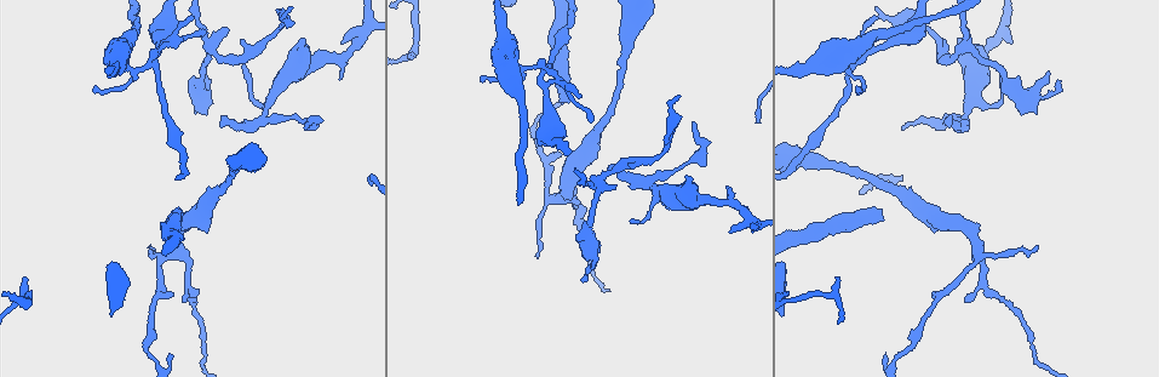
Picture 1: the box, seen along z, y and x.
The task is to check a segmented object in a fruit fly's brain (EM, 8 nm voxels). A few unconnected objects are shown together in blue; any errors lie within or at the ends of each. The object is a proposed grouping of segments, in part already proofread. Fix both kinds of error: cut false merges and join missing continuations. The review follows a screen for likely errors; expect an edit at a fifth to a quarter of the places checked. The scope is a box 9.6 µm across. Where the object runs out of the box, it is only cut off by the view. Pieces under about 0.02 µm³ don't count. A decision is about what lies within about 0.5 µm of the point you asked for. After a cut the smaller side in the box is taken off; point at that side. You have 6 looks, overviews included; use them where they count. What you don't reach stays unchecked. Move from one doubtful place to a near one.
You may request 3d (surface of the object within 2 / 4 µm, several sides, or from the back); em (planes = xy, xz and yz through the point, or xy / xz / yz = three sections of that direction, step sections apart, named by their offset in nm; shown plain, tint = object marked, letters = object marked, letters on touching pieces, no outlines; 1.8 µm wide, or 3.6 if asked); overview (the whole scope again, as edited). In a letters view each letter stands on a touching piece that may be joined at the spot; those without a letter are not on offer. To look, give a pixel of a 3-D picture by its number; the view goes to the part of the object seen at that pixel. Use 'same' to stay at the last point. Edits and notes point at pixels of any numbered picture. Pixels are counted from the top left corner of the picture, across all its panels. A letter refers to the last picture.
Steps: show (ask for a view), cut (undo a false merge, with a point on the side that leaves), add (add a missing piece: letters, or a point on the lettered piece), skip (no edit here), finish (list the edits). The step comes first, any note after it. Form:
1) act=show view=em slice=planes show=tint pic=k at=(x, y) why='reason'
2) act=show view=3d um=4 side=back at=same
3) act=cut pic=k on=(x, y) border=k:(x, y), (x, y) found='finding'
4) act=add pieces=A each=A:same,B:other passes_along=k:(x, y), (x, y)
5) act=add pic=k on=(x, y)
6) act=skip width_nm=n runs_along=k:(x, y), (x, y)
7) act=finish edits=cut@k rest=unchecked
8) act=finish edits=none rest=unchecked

act=show view=em slice=planes show=letters pic=1 at=(565, 101) why='free end'

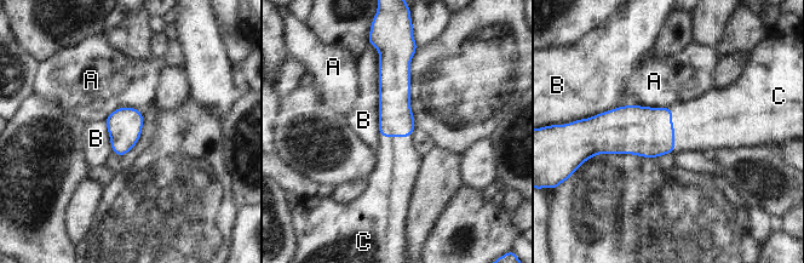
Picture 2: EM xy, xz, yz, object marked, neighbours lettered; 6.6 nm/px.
act=add pieces=C width_nm=220 each=A:other,B:other,C:same passes_along=2:(644, 131), (673, 130), (708, 123) found='it goes on there'

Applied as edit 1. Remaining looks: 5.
act=show view=em um=3.6 slice=planes show=tint pic=1 at=(590, 121) why='tapers out'

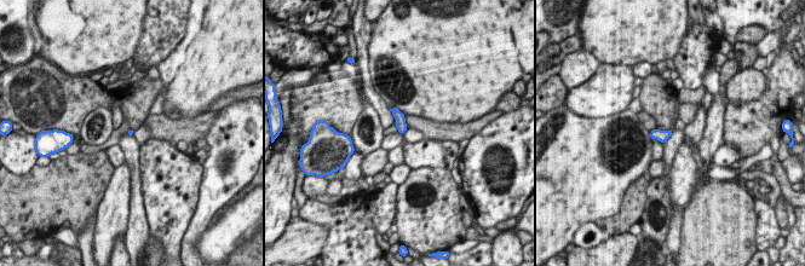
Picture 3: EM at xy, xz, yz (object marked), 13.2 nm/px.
act=show view=em um=3.6 slice=planes show=letters at=same why='see the neighbours'

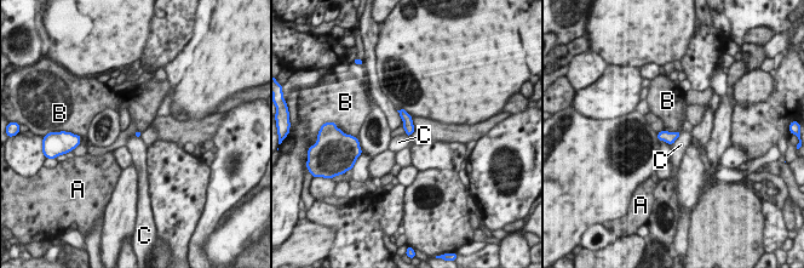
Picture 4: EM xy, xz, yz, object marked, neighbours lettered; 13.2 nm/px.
act=skip longest_contact=C:220nm each=A:other,B:other,C:other found='no lettered piece goes on from it'

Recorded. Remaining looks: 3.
act=show view=3d um=4 side=back pic=1 at=(222, 125) why='free end'

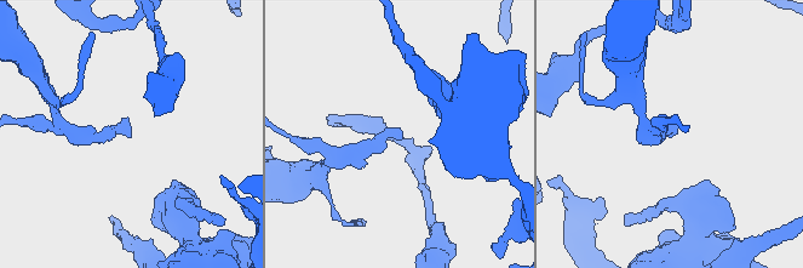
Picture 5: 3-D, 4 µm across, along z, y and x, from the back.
act=show view=em slice=yz step=4 show=letters pic=5 at=(130, 135) why='now the EM'

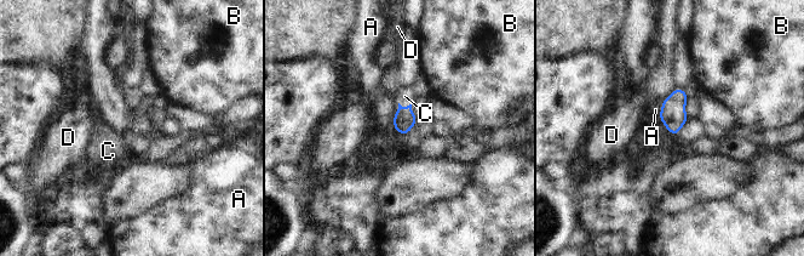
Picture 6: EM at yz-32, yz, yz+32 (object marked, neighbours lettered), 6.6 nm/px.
act=show view=em slice=planes show=letters at=same why='another direction'

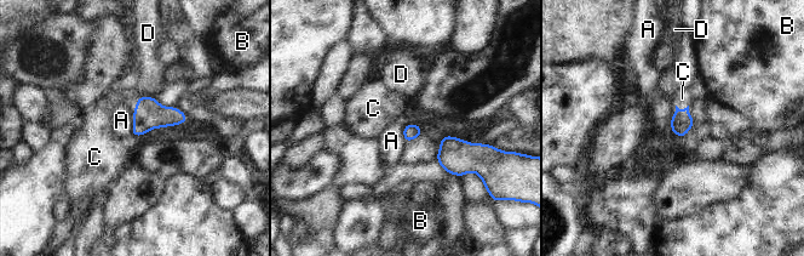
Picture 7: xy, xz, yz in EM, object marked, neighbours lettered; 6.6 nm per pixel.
act=add pieces=C each=A:other,B:other,C:same,D:other passes_along=7:(681, 121), (682, 109), (682, 98) found='the neuron continues'

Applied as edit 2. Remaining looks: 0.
act=finish edits=add@2,add@7 rest=unchecked

